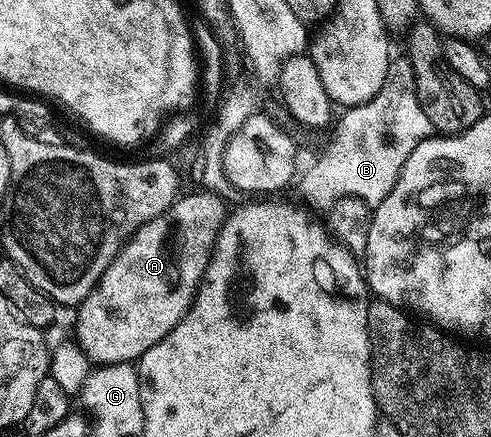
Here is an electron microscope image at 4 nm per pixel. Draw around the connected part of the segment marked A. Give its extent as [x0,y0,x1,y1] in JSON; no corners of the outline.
[72,192,228,366]

